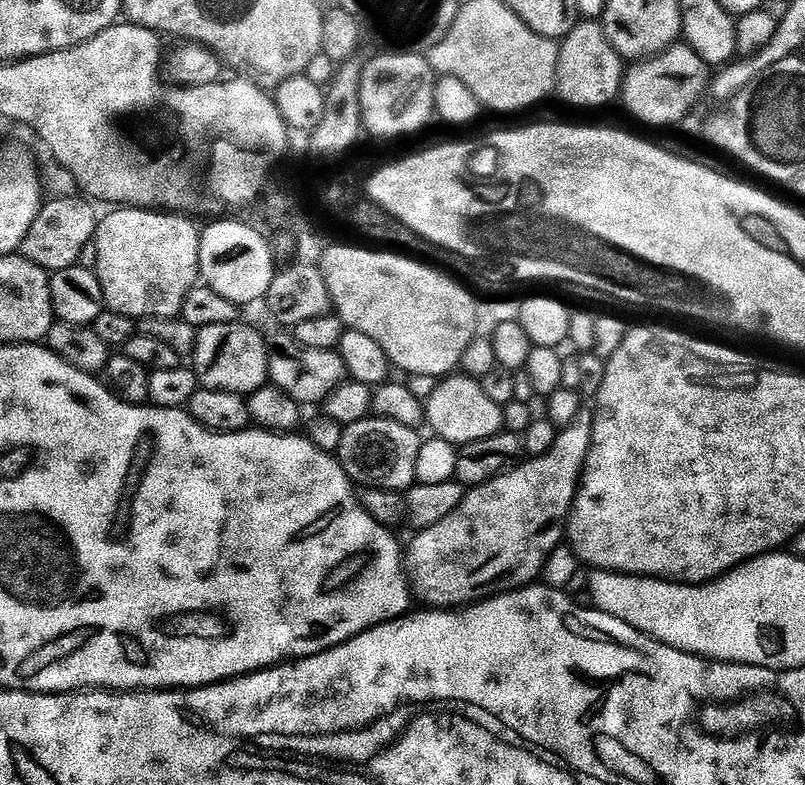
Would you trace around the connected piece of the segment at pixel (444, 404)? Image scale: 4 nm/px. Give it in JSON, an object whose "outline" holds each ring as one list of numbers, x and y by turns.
{"outline":[[450,374,446,376,444,379,441,379,437,383,437,386,434,392,432,392,431,396,428,399,425,399,425,408,418,408,418,410,425,410,425,421,426,421,427,427,430,426,434,430,432,432,437,437,440,437,444,439,446,442,455,446,461,446,461,444,472,444,471,446,479,445,481,440,488,440,491,438,491,436,501,435,501,433,503,433,506,428,506,425,504,422,504,408,500,407,498,403,492,402,490,398,486,396,486,394,483,392,483,386,479,379,471,379,464,374]]}

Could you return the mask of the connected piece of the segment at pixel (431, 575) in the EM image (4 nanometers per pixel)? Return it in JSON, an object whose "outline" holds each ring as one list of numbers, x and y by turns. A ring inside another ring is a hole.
{"outline":[[533,419,523,429,522,448,525,453,528,451,532,456,540,456,537,460,513,472,508,470,494,476,486,484,475,485,465,495,460,507,448,517,415,533,404,556,406,574,415,599,417,596,424,606,432,610,455,610,493,595,494,590,527,586,541,575,546,559,562,536,561,529,559,532,552,523,572,507,584,459,588,457,584,444,592,444,592,423,589,420,569,419,566,426,568,428,562,429,556,436,556,428,550,421]]}

